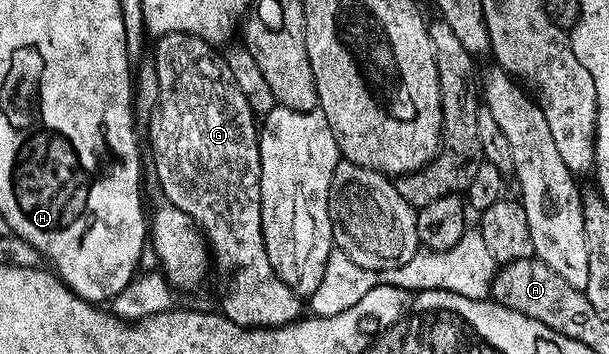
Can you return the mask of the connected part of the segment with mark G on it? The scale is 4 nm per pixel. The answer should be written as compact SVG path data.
M172 32L160 37L156 44L151 63L159 76L161 104L160 111L153 116L147 147L153 151L153 172L165 195L162 197L192 218L208 241L211 264L218 272L221 315L244 328L277 328L280 324L291 324L302 315L303 300L274 274L267 258L261 229L261 155L255 114L251 106L247 106L247 98L243 98L243 90L239 90L229 65L220 55L216 56L213 53L216 51L200 36Z

